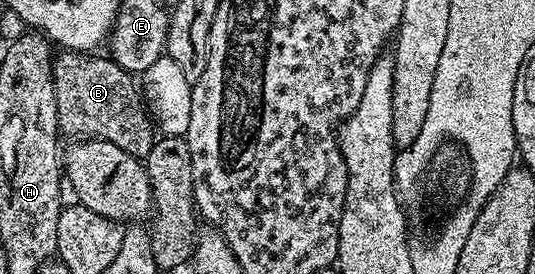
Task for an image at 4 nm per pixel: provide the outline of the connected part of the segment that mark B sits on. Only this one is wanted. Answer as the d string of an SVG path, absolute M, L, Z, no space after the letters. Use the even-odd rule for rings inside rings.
M61 49L52 59L52 72L56 82L57 120L59 129L66 135L76 134L81 139L101 138L103 142L118 144L122 152L130 152L135 158L147 159L150 148L156 143L158 134L144 105L138 82L128 71L123 70L111 57L96 58L92 52L77 52Z

